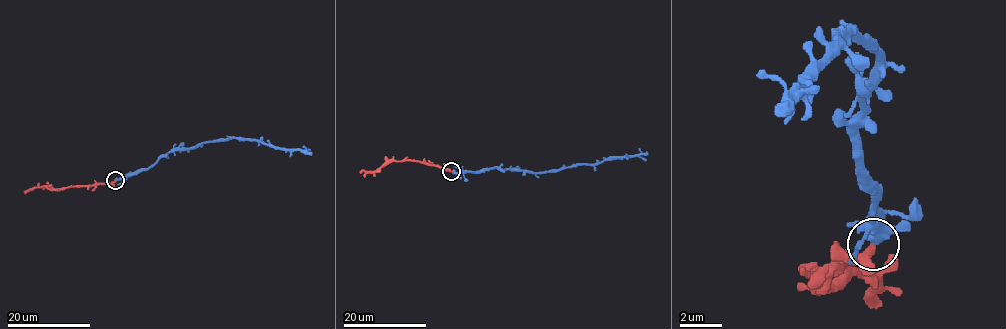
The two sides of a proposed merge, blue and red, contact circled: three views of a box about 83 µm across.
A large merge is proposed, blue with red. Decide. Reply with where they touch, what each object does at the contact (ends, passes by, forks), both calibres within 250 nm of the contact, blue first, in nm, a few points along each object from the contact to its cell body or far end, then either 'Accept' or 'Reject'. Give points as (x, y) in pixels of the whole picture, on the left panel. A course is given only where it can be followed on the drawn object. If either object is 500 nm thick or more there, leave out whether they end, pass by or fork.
Place: (115, 180). At the ring blue ends. At the ring red ends. Thickness 480 nm (blue) against 380 nm. Course of blue: (115, 180), (147, 170), (170, 152), (203, 143), (233, 138), (286, 149), (306, 149), (302, 146). Course of red: (115, 180), (78, 186), (39, 186), (23, 192). Accept

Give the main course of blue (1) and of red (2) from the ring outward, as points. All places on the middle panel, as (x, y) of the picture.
1: (451, 171), (497, 168), (556, 171), (639, 155), (638, 148)
2: (451, 171), (414, 161), (386, 161), (375, 170), (359, 172)

